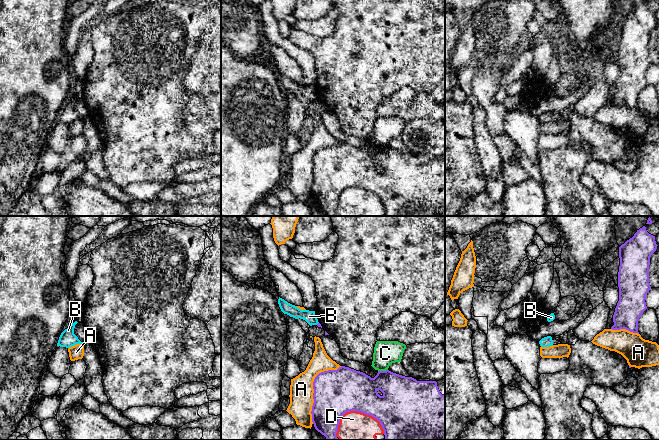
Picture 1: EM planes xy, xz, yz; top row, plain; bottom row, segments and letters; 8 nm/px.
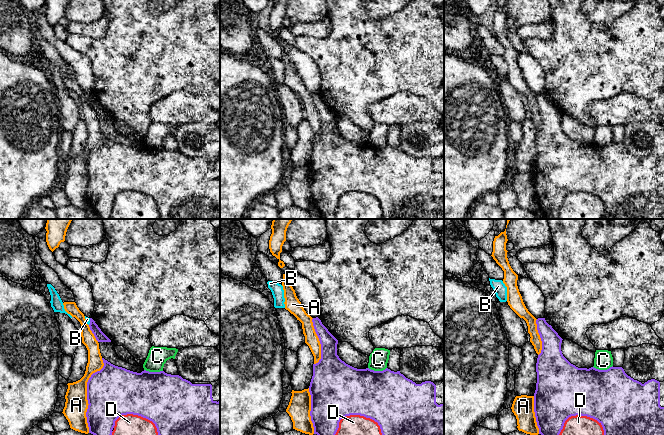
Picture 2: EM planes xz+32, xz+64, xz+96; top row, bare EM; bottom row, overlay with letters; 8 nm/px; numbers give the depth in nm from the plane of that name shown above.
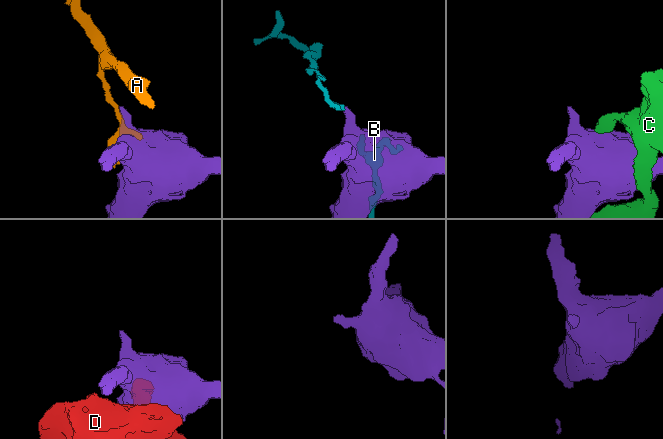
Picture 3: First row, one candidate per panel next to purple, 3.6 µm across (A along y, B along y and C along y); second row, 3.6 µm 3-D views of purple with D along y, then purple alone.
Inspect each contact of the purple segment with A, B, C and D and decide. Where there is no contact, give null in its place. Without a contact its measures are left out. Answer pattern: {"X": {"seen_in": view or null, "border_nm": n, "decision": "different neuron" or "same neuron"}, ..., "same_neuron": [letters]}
{"A": {"seen_in": "xz", "border_nm": 500, "decision": "different neuron"}, "B": {"seen_in": null, "decision": "different neuron"}, "C": {"seen_in": "xz", "border_nm": 80, "decision": "different neuron"}, "D": {"seen_in": "xz", "border_nm": 400, "decision": "different neuron"}, "same_neuron": []}

